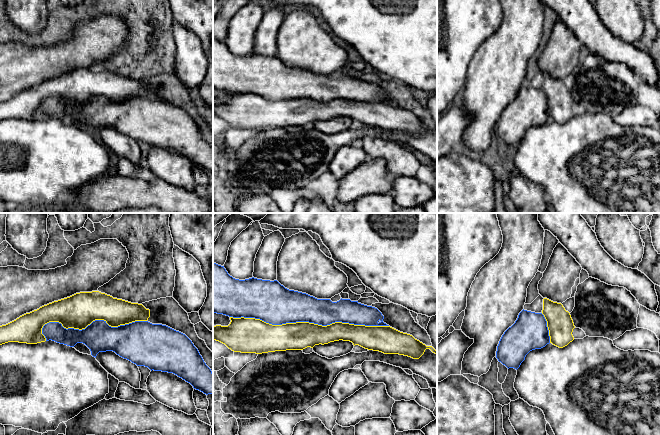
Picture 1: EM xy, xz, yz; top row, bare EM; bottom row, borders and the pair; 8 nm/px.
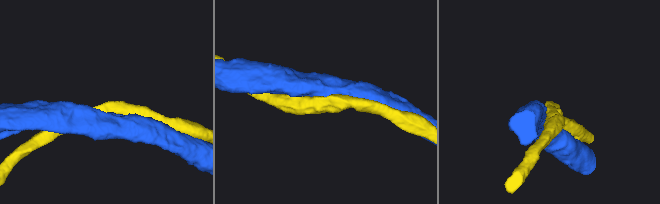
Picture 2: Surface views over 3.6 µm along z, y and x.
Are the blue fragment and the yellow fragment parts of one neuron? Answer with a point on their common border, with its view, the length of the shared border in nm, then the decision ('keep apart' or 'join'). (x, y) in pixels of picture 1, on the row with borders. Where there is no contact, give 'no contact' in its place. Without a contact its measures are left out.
xz (309, 322) | 1250 nm | join

